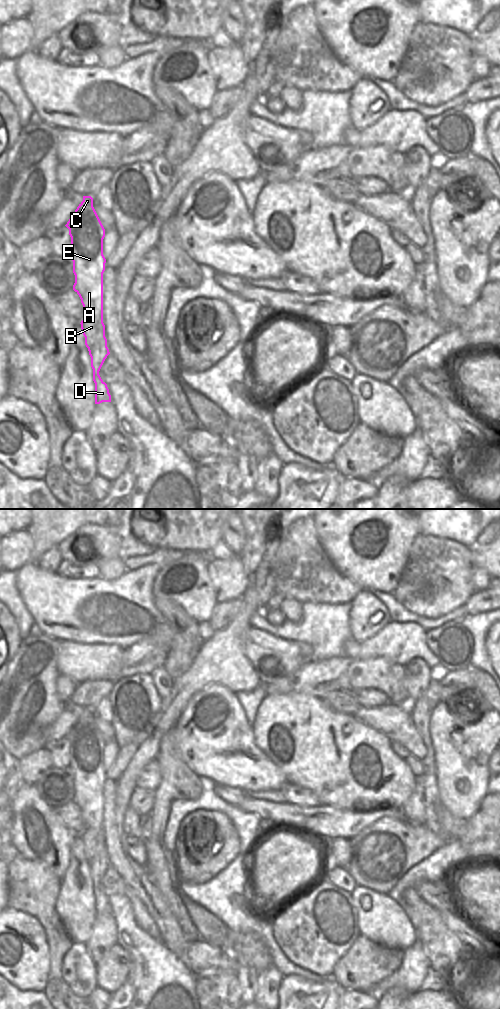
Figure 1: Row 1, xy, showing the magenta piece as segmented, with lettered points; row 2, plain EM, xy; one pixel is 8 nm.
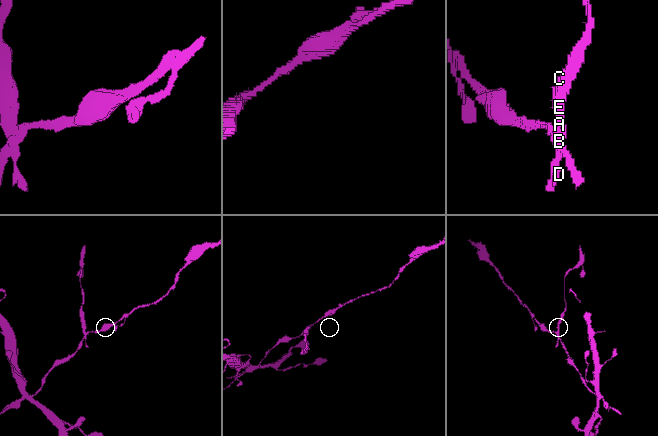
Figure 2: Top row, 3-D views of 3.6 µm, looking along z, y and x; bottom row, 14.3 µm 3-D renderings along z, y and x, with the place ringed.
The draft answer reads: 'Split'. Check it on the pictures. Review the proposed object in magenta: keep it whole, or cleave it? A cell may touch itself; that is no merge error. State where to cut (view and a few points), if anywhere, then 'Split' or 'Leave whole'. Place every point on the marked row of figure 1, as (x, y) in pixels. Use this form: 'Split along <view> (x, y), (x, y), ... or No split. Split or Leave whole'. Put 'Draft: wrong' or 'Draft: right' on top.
Draft: right
Split along xy (104, 335), (88, 348). Split

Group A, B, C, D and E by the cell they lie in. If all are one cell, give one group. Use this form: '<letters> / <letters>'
A C D E / B

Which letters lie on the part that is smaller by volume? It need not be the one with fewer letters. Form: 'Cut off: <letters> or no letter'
Cut off: A, C, D, E

